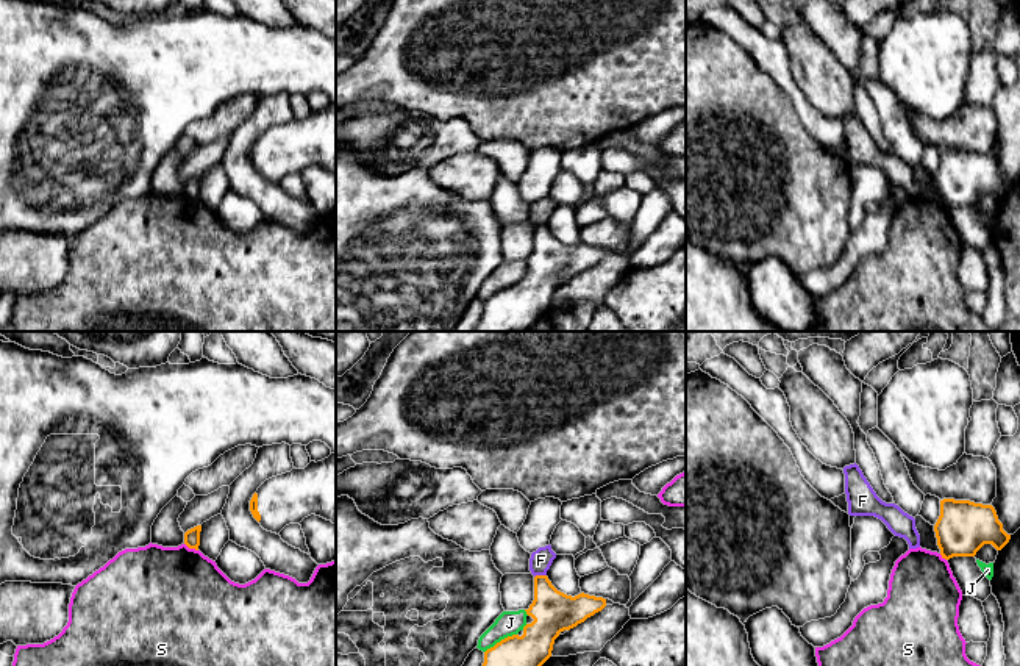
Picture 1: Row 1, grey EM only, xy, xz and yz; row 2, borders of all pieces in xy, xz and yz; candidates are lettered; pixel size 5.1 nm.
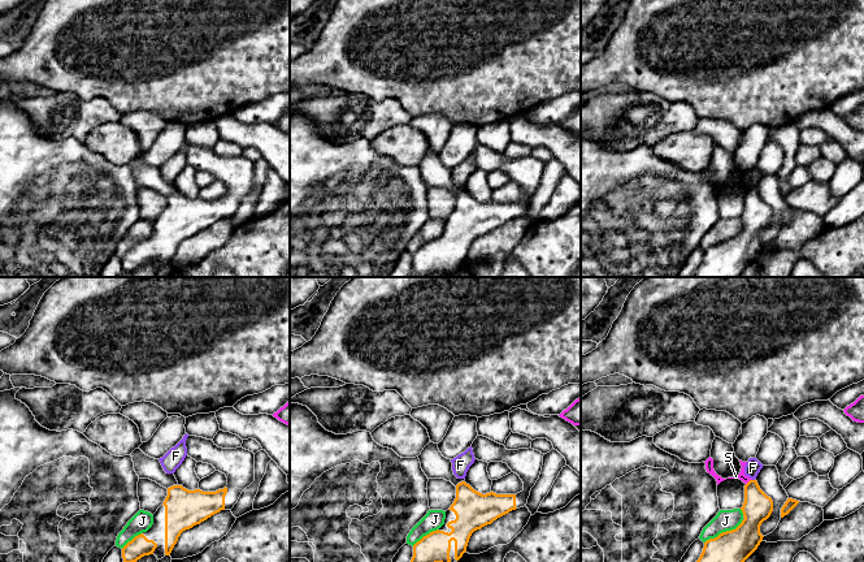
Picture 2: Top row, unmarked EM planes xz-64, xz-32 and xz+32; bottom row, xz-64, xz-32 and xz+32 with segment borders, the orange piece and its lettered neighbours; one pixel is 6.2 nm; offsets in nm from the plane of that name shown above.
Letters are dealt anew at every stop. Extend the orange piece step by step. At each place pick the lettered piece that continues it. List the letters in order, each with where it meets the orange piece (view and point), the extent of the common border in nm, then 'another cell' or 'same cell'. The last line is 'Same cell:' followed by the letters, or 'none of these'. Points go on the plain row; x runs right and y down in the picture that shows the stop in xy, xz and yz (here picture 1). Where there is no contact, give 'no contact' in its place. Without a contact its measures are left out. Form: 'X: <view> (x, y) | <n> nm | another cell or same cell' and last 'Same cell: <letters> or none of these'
F: xz (539, 225) | 70 nm | another cell
J: xz (502, 290) | 190 nm | another cell
S: xy (191, 197) | 80 nm | another cell
Same cell: none of these

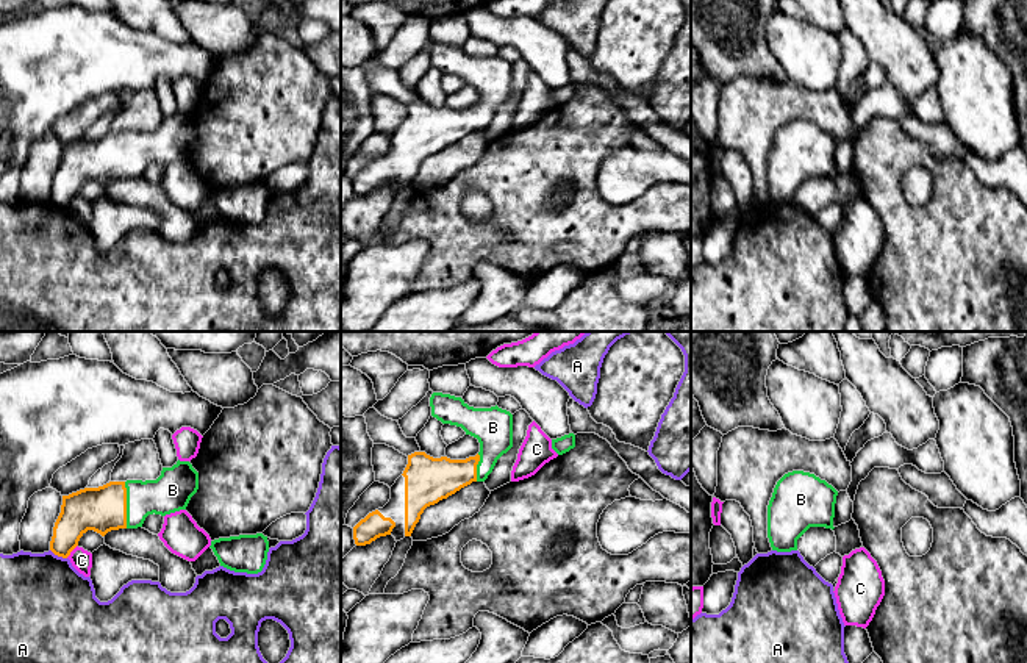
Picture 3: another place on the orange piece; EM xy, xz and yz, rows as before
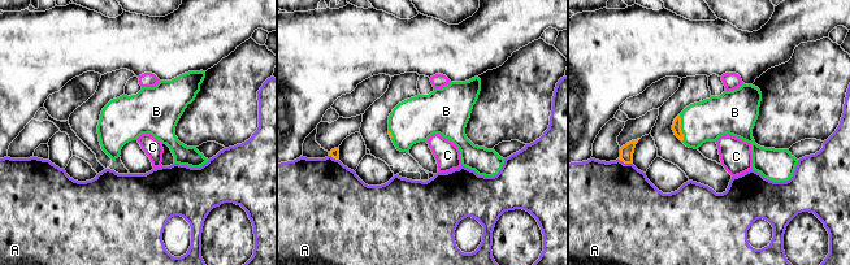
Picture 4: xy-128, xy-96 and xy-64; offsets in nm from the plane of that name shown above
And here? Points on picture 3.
A: xy (58, 205) | 100 nm | another cell
B: xy (125, 155) | 240 nm | same cell
C: xy (72, 199) | 90 nm | another cell
Same cell: B

